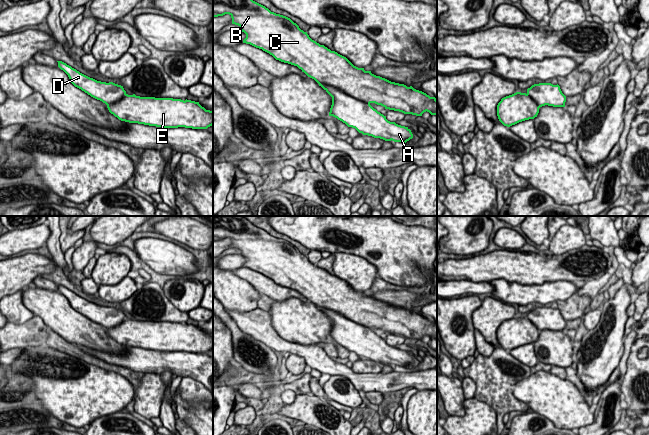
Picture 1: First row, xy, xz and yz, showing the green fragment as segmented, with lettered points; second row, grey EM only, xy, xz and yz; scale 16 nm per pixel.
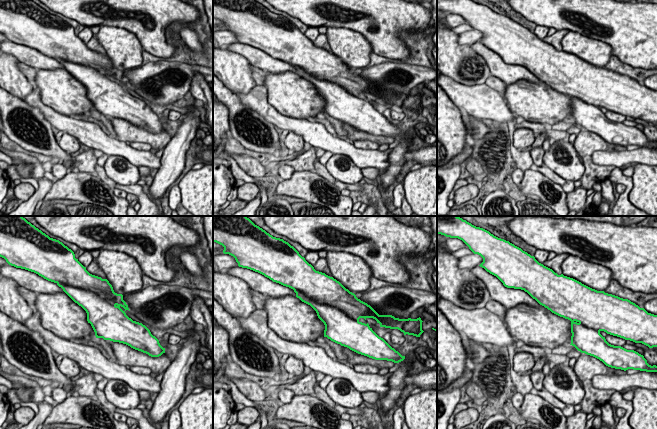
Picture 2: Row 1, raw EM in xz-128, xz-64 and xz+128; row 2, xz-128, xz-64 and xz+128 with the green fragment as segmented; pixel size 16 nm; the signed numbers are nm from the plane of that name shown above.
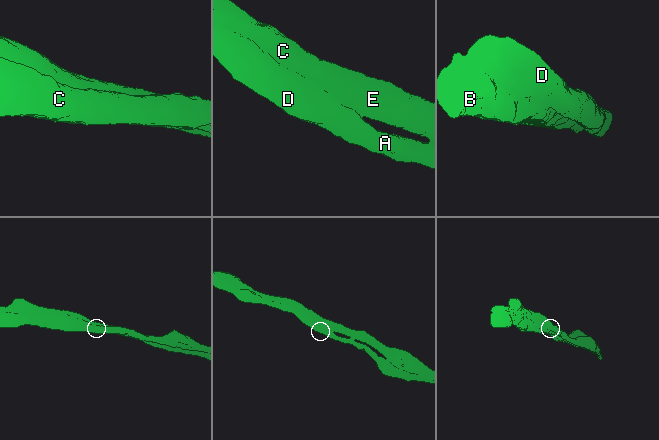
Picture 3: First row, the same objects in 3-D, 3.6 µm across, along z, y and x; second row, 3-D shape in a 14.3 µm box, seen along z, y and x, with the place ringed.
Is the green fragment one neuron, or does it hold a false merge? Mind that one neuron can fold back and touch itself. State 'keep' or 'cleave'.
keep

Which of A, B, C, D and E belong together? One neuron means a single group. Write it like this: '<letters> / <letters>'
A B C D E

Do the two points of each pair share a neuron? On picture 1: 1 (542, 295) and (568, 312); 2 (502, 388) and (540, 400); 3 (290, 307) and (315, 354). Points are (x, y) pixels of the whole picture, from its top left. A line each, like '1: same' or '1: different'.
1: different
2: different
3: different

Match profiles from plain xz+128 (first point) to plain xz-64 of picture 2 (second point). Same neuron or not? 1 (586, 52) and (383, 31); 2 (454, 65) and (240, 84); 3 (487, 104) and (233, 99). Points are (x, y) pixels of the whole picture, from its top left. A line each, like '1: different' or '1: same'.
1: different
2: same
3: different

